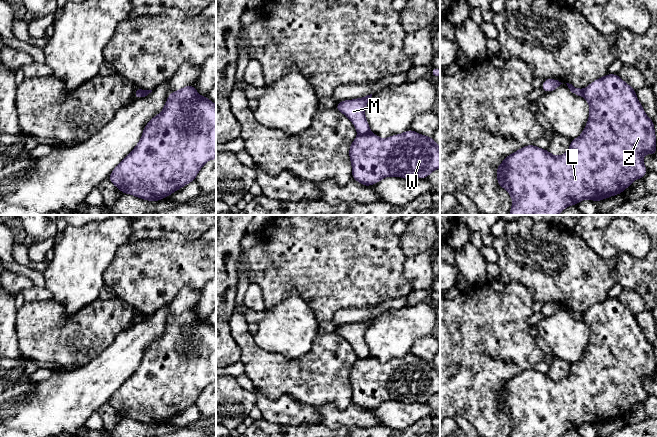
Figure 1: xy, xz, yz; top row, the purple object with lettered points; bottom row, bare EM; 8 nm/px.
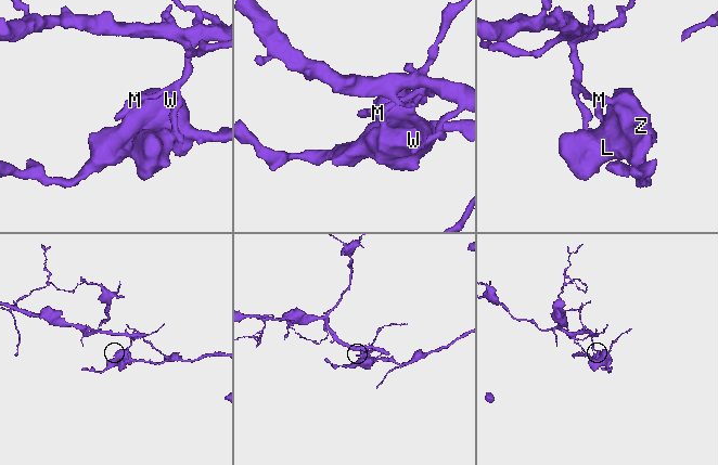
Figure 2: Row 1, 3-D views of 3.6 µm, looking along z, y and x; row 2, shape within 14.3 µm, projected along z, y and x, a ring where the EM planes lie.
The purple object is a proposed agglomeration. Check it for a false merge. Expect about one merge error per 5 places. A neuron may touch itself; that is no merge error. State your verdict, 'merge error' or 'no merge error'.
merge error

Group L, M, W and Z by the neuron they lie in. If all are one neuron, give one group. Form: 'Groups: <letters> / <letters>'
Groups: L W Z / M

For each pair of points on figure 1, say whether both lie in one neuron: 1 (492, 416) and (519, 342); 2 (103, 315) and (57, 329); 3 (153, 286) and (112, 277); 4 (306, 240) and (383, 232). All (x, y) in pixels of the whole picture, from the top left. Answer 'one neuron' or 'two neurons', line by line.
1: one neuron
2: one neuron
3: one neuron
4: one neuron

